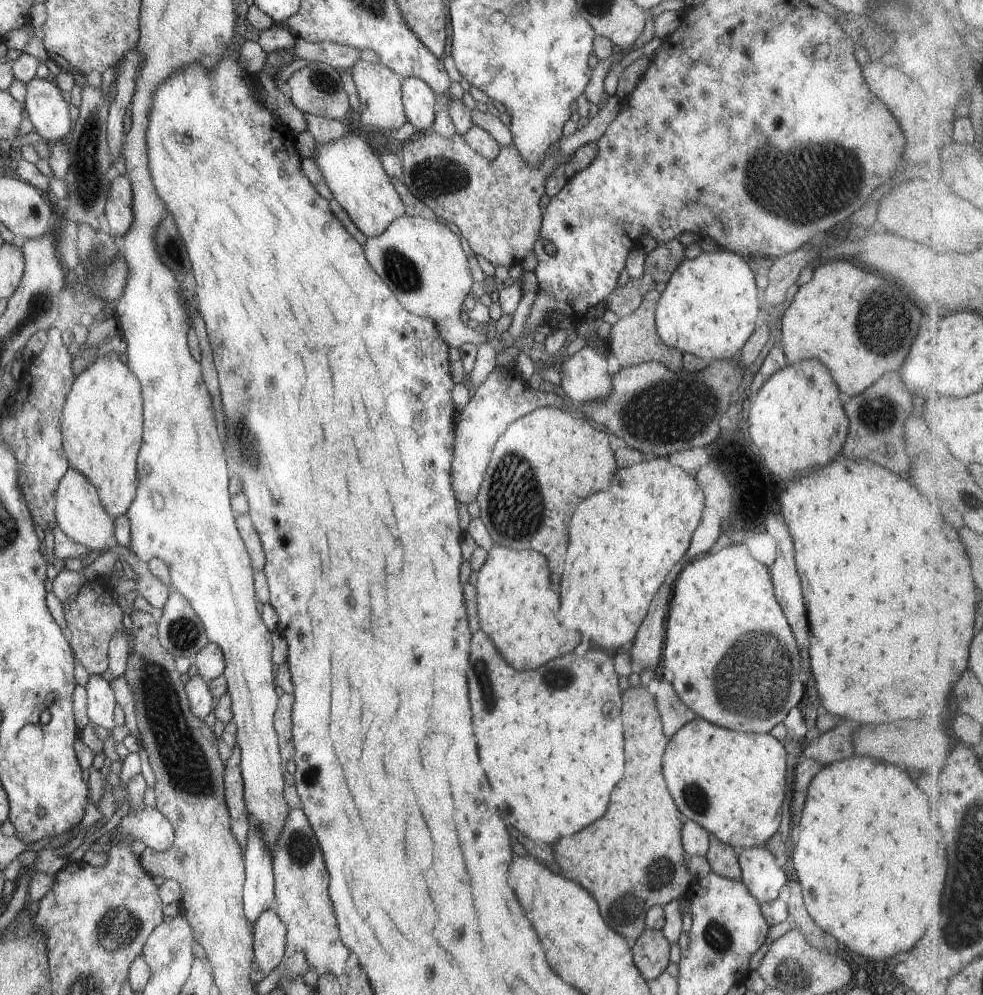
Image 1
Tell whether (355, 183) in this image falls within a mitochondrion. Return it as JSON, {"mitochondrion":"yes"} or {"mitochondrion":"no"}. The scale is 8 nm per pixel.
{"mitochondrion":"no"}

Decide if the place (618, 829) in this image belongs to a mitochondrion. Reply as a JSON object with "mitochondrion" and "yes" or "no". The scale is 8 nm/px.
{"mitochondrion":"no"}

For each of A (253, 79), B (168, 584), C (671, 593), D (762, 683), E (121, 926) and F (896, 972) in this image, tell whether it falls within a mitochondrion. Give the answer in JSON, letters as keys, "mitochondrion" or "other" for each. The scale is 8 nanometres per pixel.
{"A":"other","B":"other","C":"other","D":"mitochondrion","E":"mitochondrion","F":"other"}

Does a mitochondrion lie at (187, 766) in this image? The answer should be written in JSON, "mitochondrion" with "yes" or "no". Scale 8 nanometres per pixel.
{"mitochondrion":"yes"}

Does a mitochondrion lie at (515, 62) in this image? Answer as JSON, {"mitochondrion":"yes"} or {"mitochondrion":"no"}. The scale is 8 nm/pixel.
{"mitochondrion":"no"}

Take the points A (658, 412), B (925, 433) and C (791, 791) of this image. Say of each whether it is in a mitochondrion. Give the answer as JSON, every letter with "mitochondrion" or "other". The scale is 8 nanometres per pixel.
{"A":"mitochondrion","B":"other","C":"other"}

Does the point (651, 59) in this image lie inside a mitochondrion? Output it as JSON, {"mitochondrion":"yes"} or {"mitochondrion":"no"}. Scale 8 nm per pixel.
{"mitochondrion":"no"}

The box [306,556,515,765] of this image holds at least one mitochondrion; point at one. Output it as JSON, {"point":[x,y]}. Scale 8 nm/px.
{"point":[488,697]}

